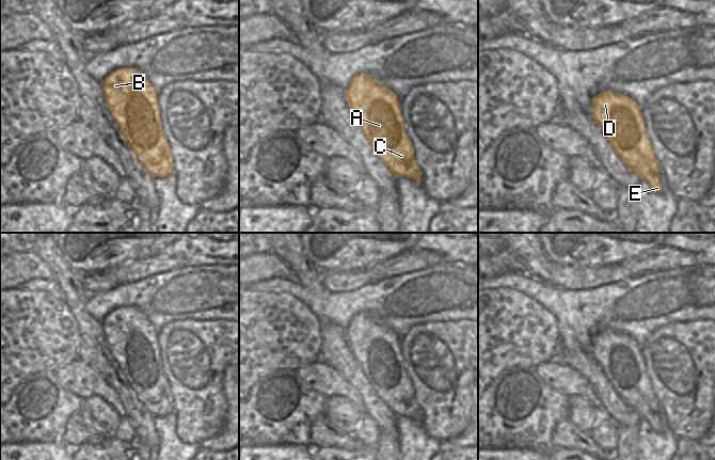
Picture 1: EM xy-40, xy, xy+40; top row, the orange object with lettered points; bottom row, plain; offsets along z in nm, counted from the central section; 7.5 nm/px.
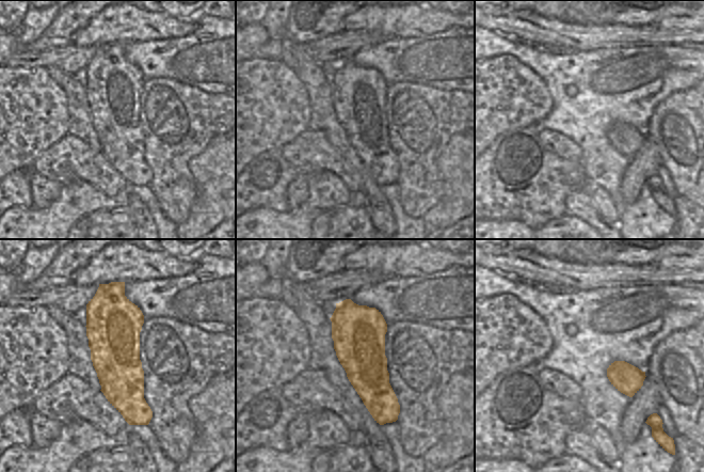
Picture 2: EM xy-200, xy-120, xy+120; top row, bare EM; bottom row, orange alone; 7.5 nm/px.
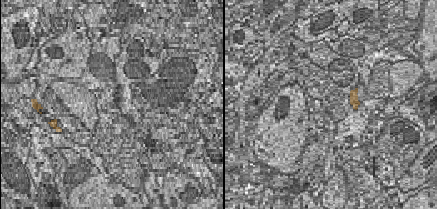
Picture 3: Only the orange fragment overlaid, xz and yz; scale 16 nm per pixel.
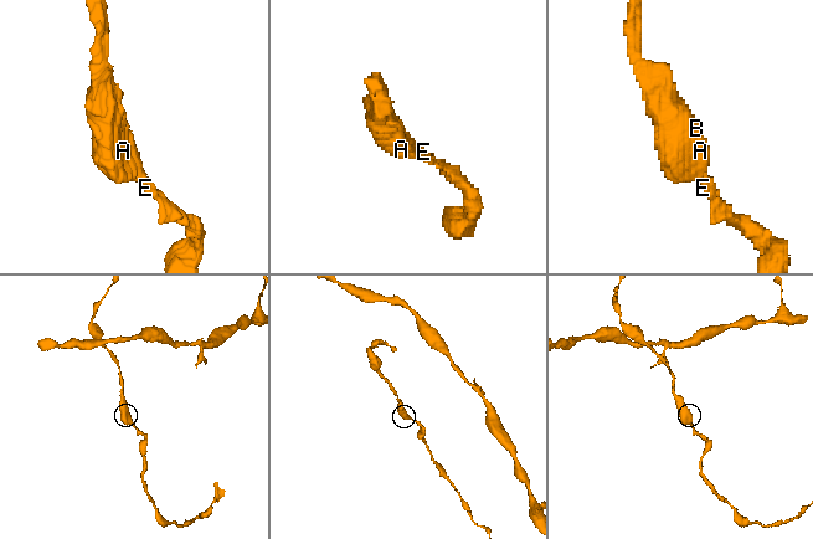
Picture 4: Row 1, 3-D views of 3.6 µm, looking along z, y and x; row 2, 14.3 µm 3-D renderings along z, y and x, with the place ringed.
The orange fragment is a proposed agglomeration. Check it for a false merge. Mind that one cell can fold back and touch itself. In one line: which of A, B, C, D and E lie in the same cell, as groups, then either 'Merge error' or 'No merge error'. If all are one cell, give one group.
Groups: A B C D E. No merge error.

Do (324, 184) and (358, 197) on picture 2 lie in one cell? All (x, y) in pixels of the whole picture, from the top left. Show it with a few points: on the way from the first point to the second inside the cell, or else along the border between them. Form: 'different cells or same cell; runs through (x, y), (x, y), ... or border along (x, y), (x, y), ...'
different cells; border along (350, 194), (351, 202)

